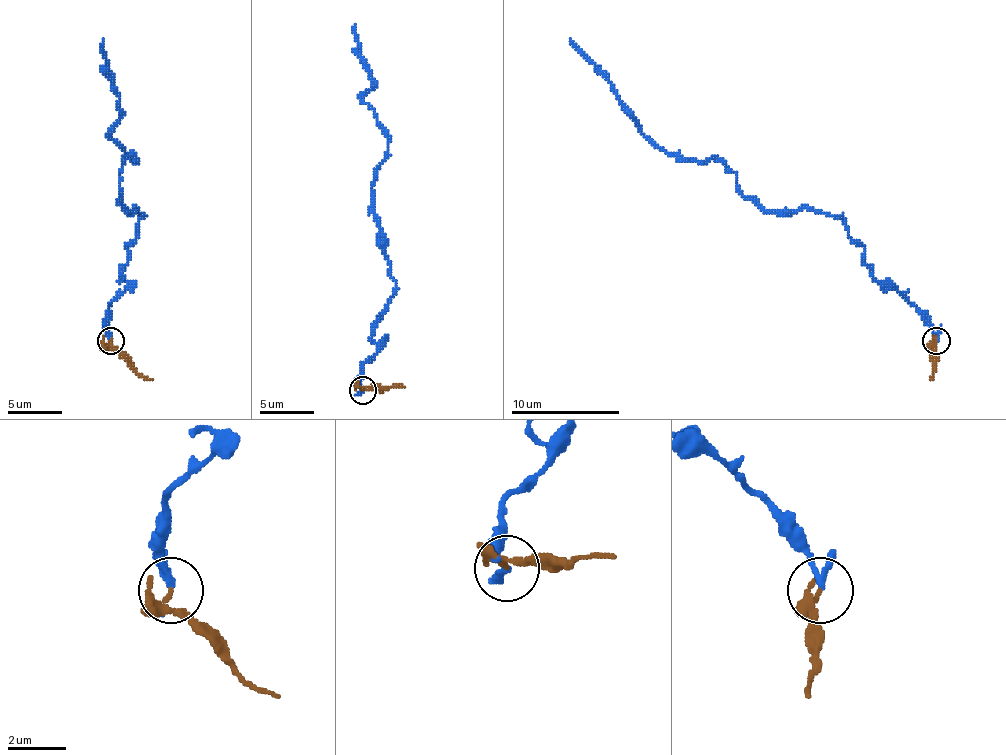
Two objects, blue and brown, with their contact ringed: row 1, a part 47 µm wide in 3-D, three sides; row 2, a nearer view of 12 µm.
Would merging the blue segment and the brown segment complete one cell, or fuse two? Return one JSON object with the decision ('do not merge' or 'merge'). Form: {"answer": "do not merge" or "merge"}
{"answer": "merge"}

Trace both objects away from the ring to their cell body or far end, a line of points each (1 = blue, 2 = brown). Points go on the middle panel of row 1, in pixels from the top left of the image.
1: (363, 389), (396, 289), (371, 196), (388, 133), (363, 98), (355, 24)
2: (363, 389), (404, 387)

